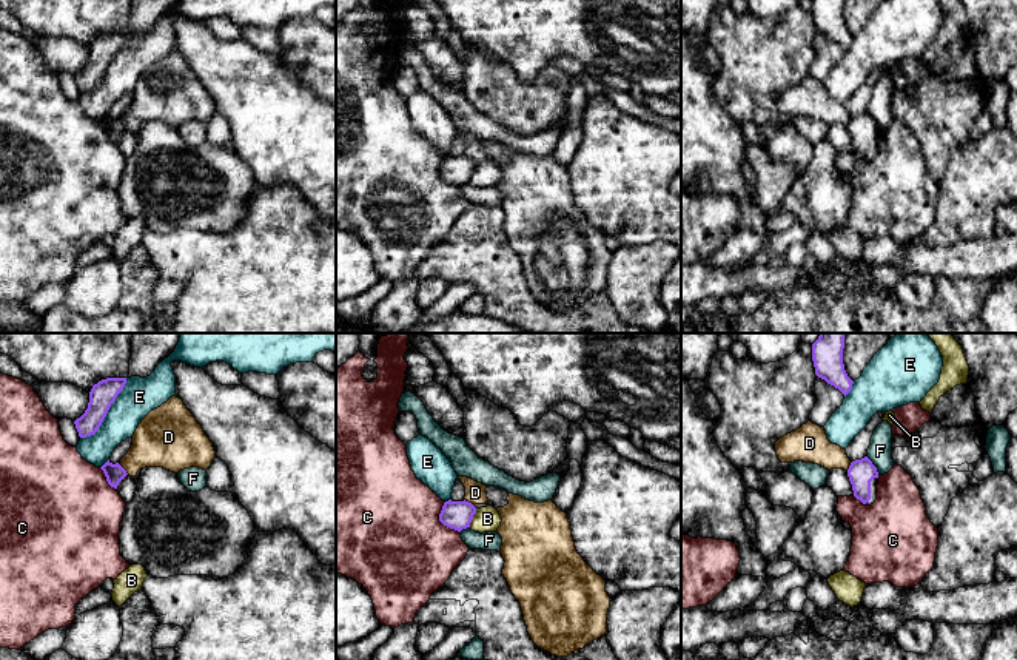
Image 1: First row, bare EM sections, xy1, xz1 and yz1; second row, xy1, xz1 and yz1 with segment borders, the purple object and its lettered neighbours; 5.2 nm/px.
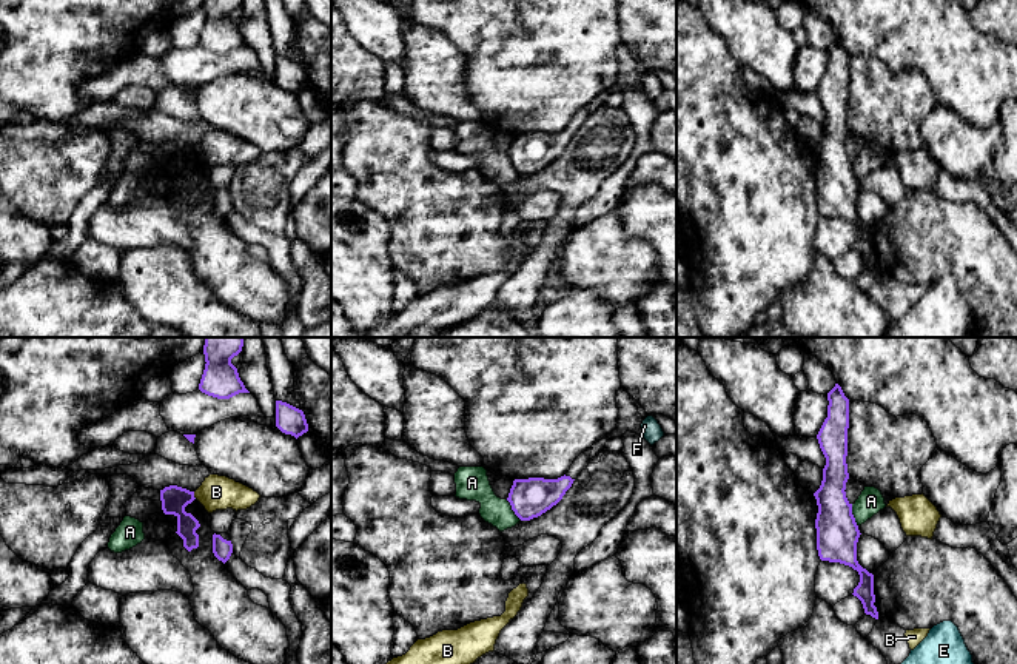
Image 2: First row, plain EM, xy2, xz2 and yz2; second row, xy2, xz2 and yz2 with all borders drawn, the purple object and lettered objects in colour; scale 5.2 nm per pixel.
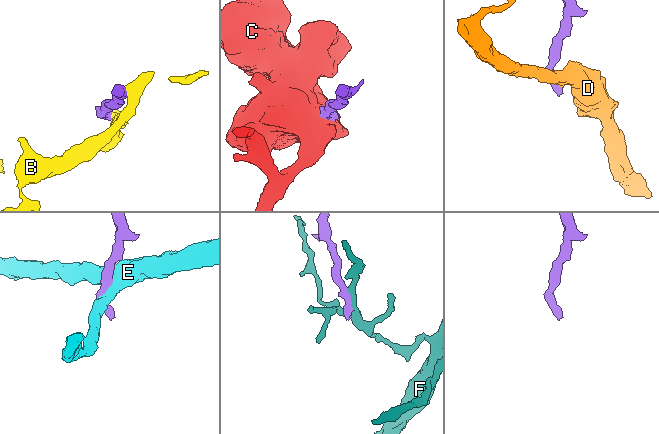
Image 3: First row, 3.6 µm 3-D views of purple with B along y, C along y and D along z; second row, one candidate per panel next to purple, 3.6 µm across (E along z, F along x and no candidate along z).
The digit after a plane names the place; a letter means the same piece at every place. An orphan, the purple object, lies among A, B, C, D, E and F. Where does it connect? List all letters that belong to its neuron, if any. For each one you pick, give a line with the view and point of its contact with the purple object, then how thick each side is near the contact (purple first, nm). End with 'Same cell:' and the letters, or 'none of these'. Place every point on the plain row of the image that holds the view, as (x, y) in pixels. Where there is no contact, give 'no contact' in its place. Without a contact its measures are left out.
Same cell: none of these

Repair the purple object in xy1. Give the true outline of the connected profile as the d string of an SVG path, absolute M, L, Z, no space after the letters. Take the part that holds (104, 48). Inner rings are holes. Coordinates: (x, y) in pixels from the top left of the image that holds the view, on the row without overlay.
M106 32L92 40L88 63L74 76L80 93L91 91L97 86L125 39L126 32Z

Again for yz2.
M841 42L827 48L827 72L824 74L817 94L826 112L823 136L814 148L818 160L815 174L817 205L821 216L840 217L852 222L860 230L860 237L854 243L866 270L878 274L874 250L874 230L857 216L857 197L860 185L852 169L852 159L846 153L848 128L848 83L849 54Z

